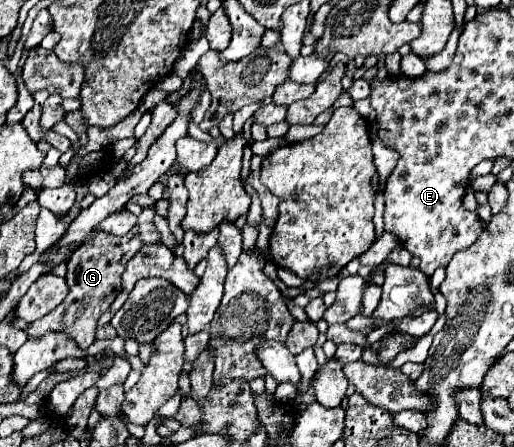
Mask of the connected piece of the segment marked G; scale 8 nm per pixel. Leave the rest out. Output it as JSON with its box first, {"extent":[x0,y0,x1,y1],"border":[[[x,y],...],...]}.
{"extent":[25,207,159,349],"border":[[[145,207],[143,213],[137,217],[135,227],[119,237],[106,232],[98,232],[92,239],[85,241],[79,249],[73,251],[73,255],[69,257],[67,263],[67,285],[69,285],[69,295],[59,303],[57,309],[53,309],[51,313],[47,313],[43,319],[37,319],[35,323],[29,323],[29,327],[25,329],[25,333],[29,337],[39,337],[45,335],[49,331],[61,331],[65,335],[69,335],[69,339],[73,339],[81,349],[89,347],[89,343],[95,341],[95,327],[97,327],[97,319],[111,307],[111,303],[115,301],[115,297],[121,291],[121,275],[125,271],[127,261],[141,249],[143,243],[159,243],[159,231],[153,225],[153,209]]]}

